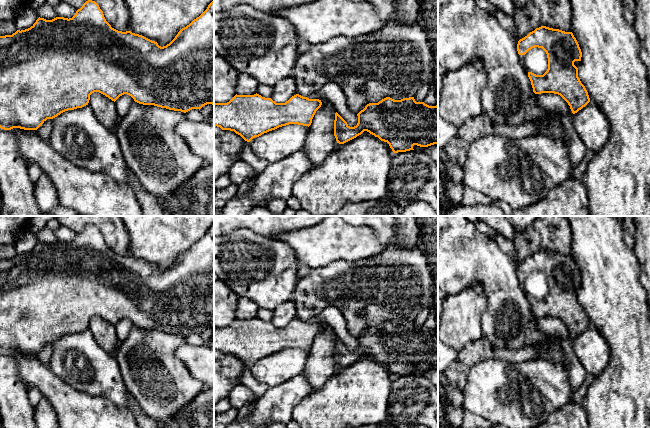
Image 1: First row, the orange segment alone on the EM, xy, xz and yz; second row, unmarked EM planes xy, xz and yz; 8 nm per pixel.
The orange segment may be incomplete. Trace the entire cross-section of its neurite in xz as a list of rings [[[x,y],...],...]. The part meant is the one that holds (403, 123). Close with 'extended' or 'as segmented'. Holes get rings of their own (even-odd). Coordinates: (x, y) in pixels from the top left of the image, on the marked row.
[[[386,97],[378,103],[367,104],[357,116],[357,125],[350,127],[335,113],[337,143],[344,144],[367,131],[387,142],[394,153],[414,150],[414,145],[438,144],[438,105],[416,102],[414,97],[401,100]]] | as segmented

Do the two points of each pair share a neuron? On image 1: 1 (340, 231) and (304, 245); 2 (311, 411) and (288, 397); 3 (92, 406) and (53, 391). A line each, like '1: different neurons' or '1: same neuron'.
1: same neuron
2: different neurons
3: same neuron

